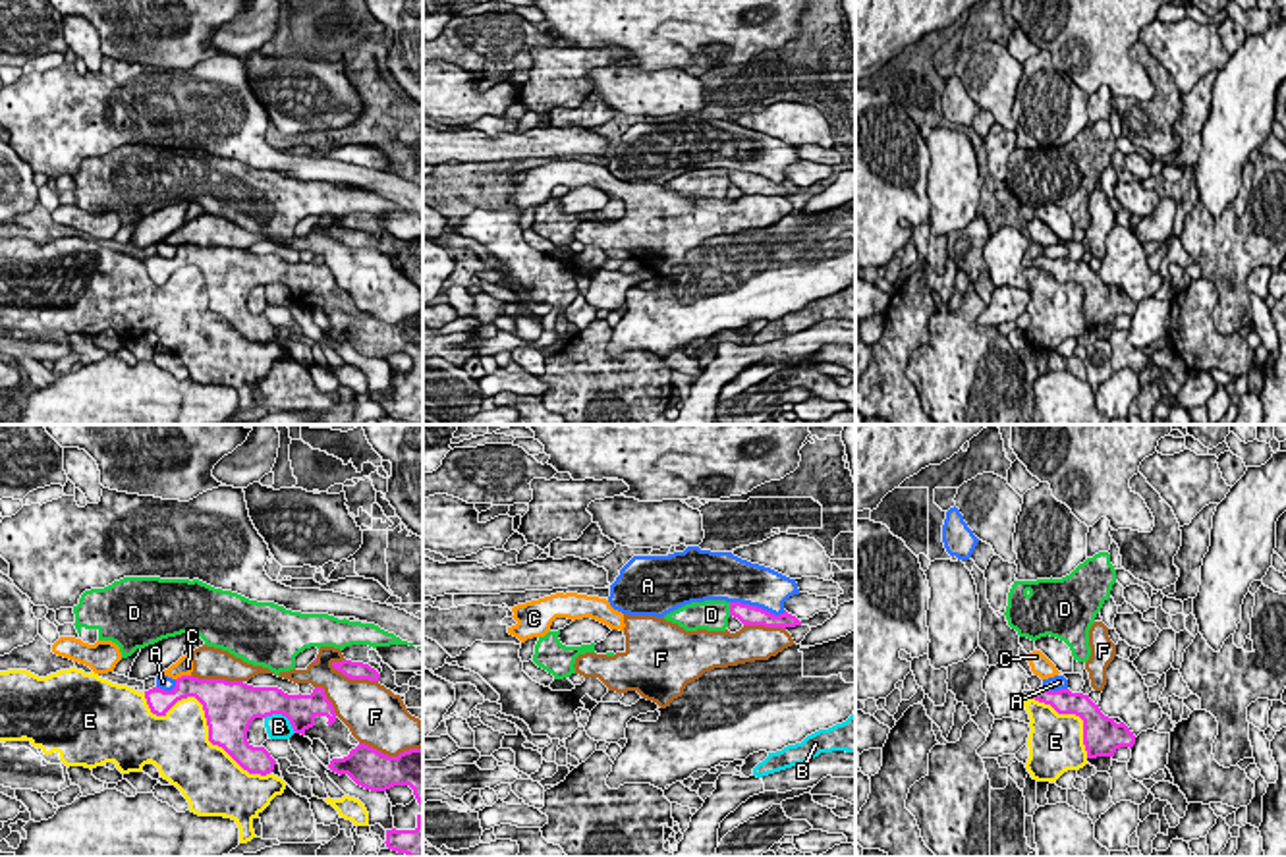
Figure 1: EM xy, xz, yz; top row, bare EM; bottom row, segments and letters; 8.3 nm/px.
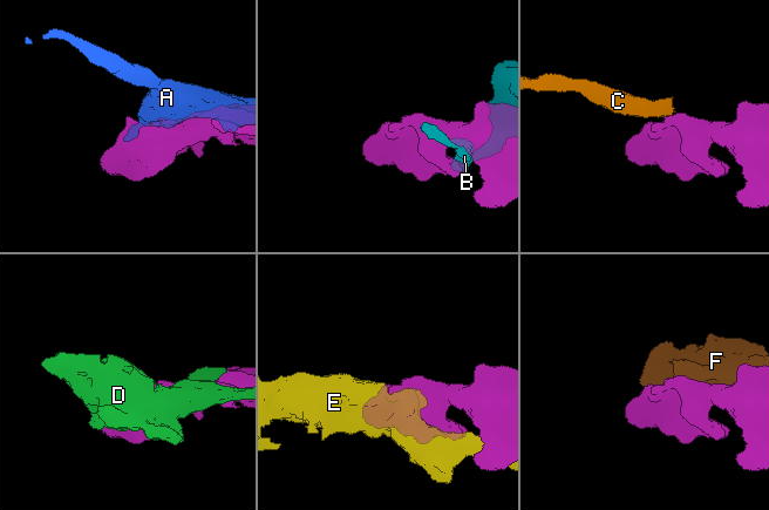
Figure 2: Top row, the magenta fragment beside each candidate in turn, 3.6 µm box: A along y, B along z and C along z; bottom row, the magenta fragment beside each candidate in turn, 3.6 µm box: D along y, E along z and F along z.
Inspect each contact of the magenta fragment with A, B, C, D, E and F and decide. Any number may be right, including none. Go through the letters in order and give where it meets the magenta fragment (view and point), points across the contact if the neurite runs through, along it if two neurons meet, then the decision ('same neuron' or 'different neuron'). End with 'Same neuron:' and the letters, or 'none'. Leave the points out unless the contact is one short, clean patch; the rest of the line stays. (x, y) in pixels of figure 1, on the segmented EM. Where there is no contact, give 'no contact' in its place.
A: xz (755, 607) | different neuron
B: xy (282, 715) | different neuron
C: xy (182, 676) | along xy (190, 674), (182, 674), (176, 680) | different neuron
D: xz (730, 608) | different neuron
E: xy (205, 717) | different neuron
F: xy (354, 678) | different neuron
Same neuron: none

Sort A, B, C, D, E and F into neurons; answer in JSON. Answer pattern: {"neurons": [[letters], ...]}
{"neurons": [["A"], ["B"], ["C", "F"], ["D"], ["E"]]}

